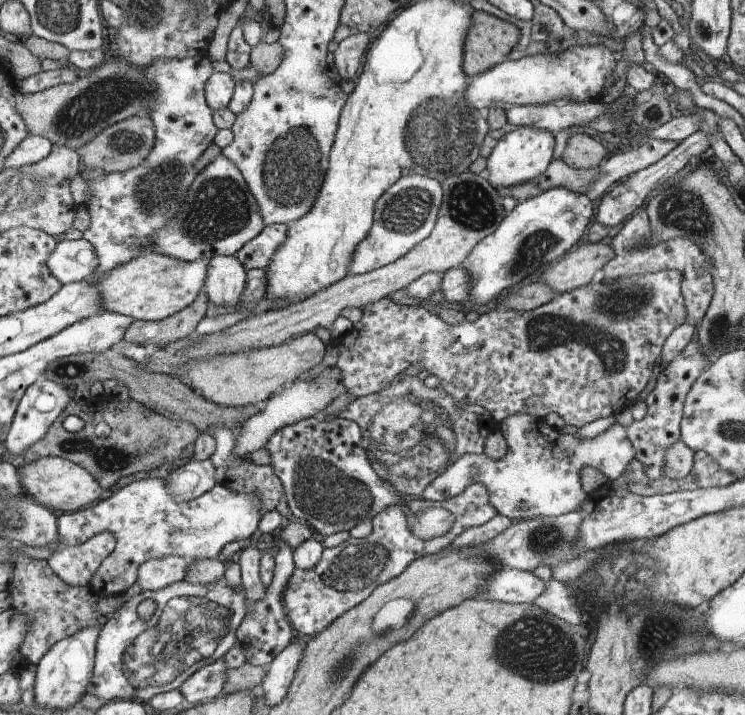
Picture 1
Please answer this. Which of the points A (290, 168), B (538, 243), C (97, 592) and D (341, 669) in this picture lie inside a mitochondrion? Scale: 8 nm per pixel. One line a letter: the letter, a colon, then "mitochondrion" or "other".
A: mitochondrion
B: mitochondrion
C: other
D: mitochondrion

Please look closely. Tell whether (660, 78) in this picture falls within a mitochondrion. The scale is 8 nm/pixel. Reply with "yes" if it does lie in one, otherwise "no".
no

